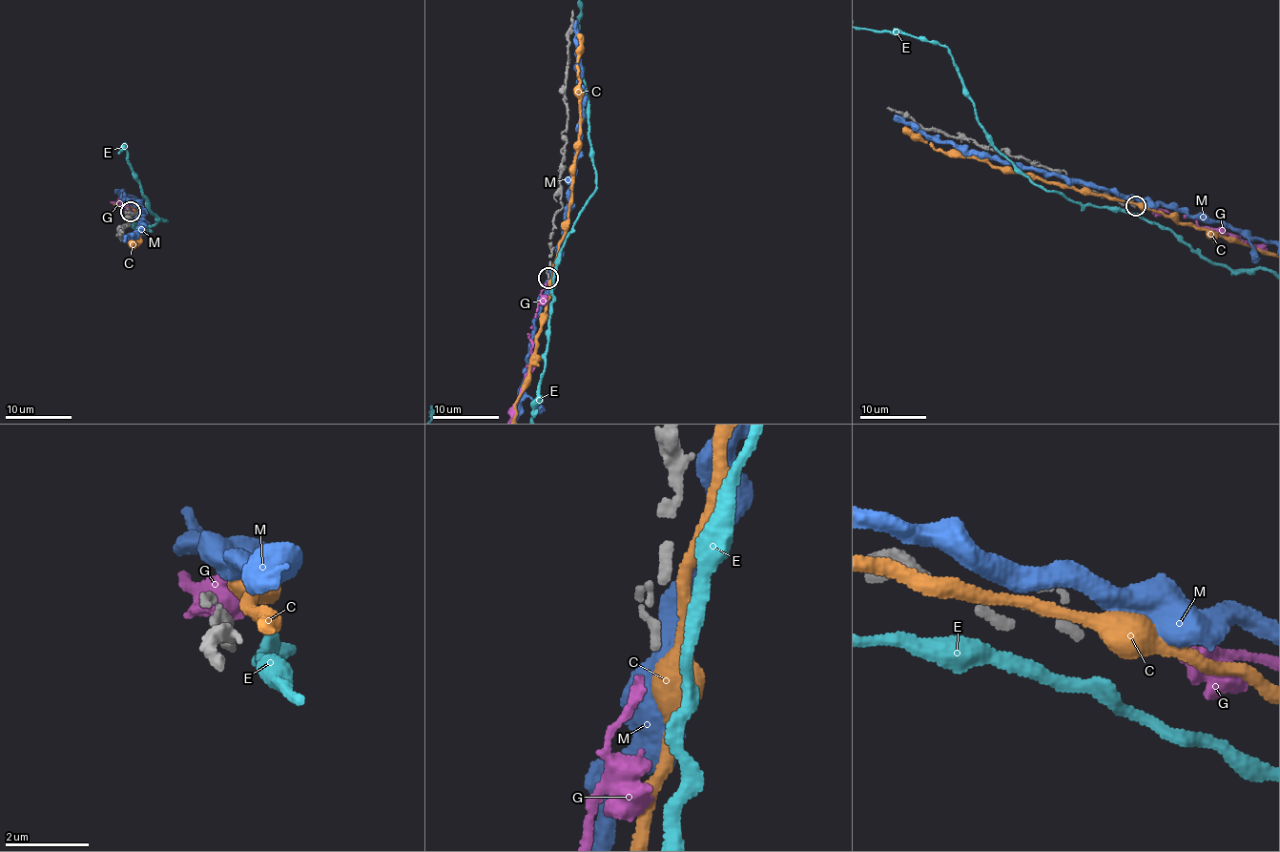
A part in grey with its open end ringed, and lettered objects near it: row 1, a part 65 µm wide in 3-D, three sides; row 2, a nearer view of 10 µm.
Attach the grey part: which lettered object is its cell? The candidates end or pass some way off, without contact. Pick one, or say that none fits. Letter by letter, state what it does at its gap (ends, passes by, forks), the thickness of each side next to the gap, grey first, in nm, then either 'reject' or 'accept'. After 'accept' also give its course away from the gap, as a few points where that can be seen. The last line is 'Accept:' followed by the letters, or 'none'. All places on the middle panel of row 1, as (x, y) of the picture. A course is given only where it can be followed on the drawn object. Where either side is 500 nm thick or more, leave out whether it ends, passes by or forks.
C: calibres 220 and 550 nm; reject
E: it passes by; calibres 220 and 300 nm; reject
G: it ends; calibres 220 and 200 nm; accept
M: it passes by; calibres 220 and 440 nm; reject
Accept: G

